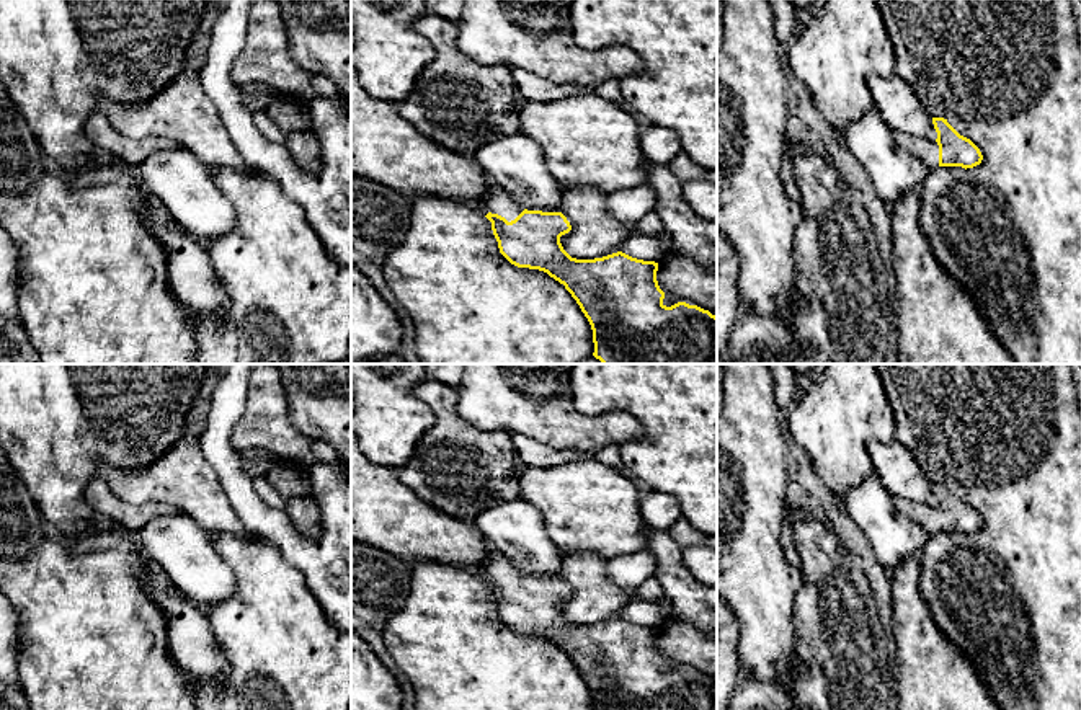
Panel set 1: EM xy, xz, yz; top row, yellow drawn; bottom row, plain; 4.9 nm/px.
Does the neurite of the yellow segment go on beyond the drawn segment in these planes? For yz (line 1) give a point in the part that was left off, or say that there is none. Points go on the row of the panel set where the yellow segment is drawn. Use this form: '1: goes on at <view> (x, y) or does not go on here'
1: goes on at yz (928, 150)

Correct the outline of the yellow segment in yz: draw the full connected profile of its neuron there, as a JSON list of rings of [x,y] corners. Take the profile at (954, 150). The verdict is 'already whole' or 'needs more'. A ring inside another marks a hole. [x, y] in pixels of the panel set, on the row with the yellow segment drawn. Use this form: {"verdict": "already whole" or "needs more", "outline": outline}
{"verdict": "needs more", "outline": [[[932,118],[937,132],[936,140],[893,132],[893,140],[905,150],[921,158],[931,170],[937,166],[973,168],[981,163],[980,149],[960,135],[944,118]]]}

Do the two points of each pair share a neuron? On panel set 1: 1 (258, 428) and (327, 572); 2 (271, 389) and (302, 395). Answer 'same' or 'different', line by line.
1: different
2: different

